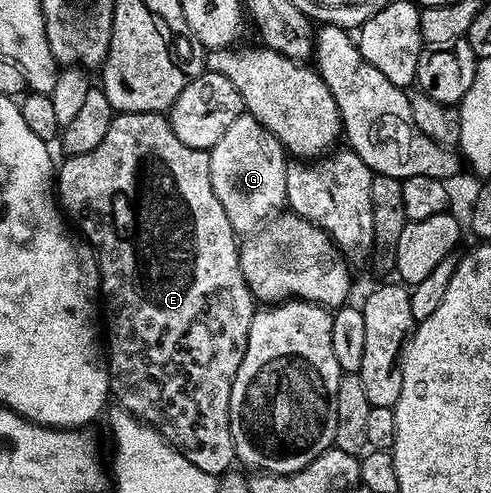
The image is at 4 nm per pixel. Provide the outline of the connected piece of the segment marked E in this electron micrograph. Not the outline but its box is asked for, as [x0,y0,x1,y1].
[54,112,254,477]

